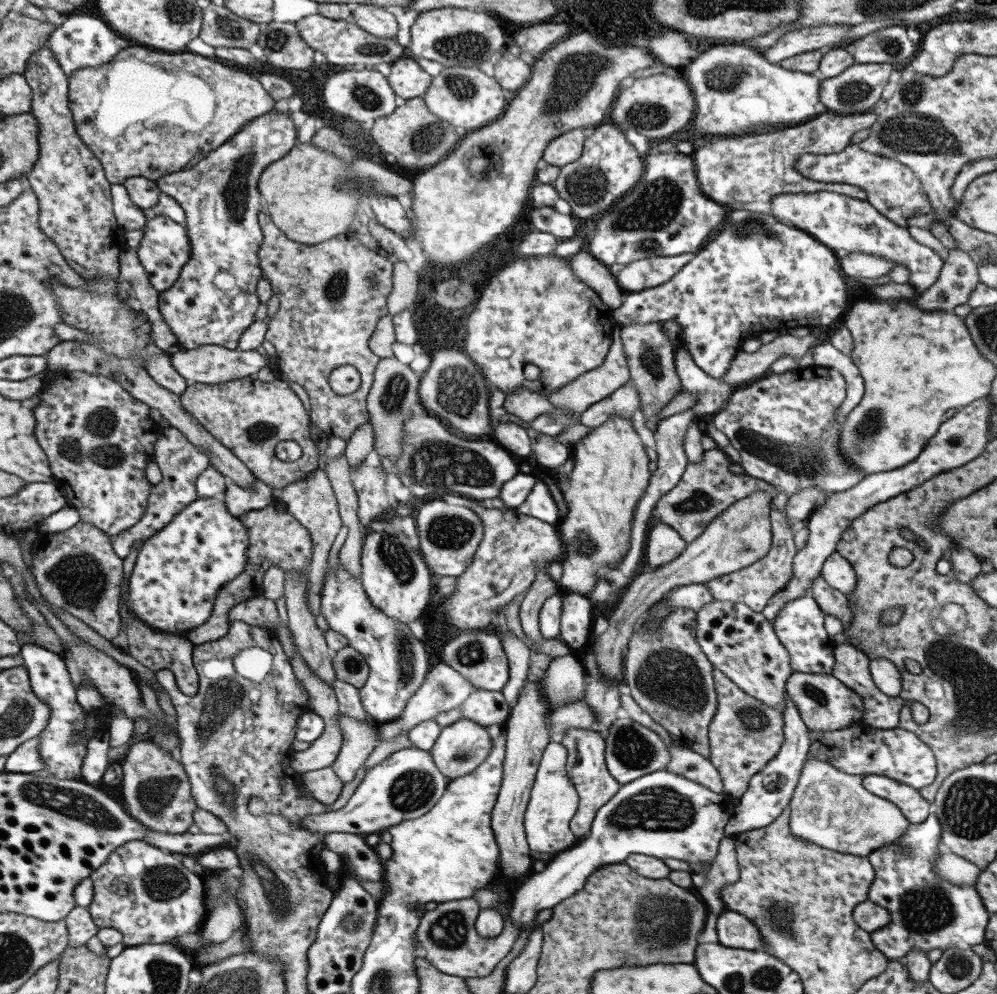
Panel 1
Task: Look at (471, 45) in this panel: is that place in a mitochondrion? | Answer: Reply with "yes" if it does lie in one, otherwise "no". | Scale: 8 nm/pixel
yes

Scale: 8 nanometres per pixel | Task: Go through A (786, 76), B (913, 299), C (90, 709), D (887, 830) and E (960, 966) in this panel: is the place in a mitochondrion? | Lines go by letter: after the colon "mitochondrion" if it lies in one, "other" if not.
A: other
B: other
C: other
D: other
E: mitochondrion

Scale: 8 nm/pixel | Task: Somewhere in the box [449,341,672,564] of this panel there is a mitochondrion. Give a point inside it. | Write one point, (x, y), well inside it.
(585, 542)

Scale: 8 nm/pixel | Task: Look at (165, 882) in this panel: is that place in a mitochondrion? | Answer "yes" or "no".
yes

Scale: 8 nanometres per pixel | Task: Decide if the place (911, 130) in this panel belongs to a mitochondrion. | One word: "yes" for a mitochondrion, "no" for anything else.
yes

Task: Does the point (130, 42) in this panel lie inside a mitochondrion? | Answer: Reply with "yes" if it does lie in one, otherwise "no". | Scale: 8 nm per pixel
no

